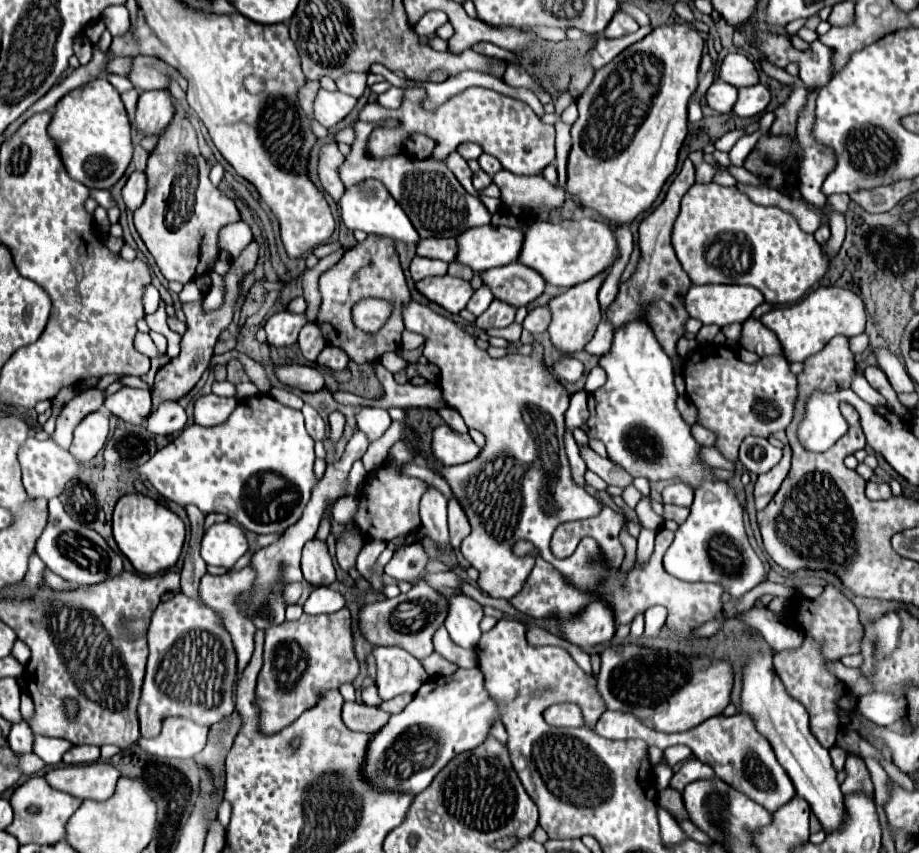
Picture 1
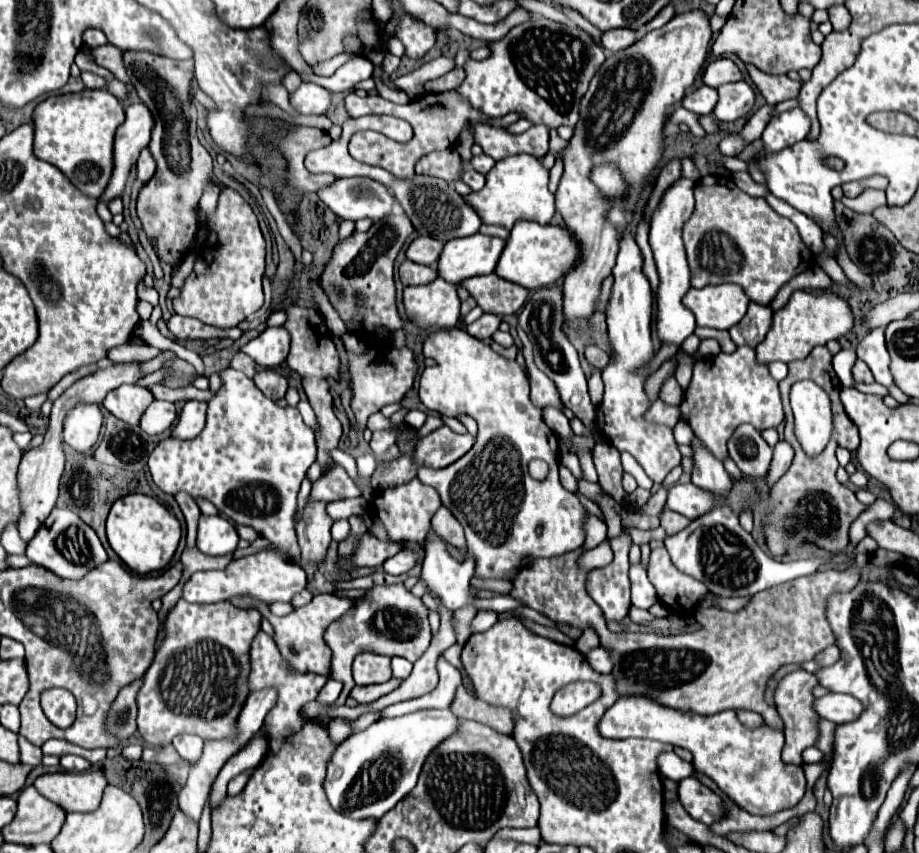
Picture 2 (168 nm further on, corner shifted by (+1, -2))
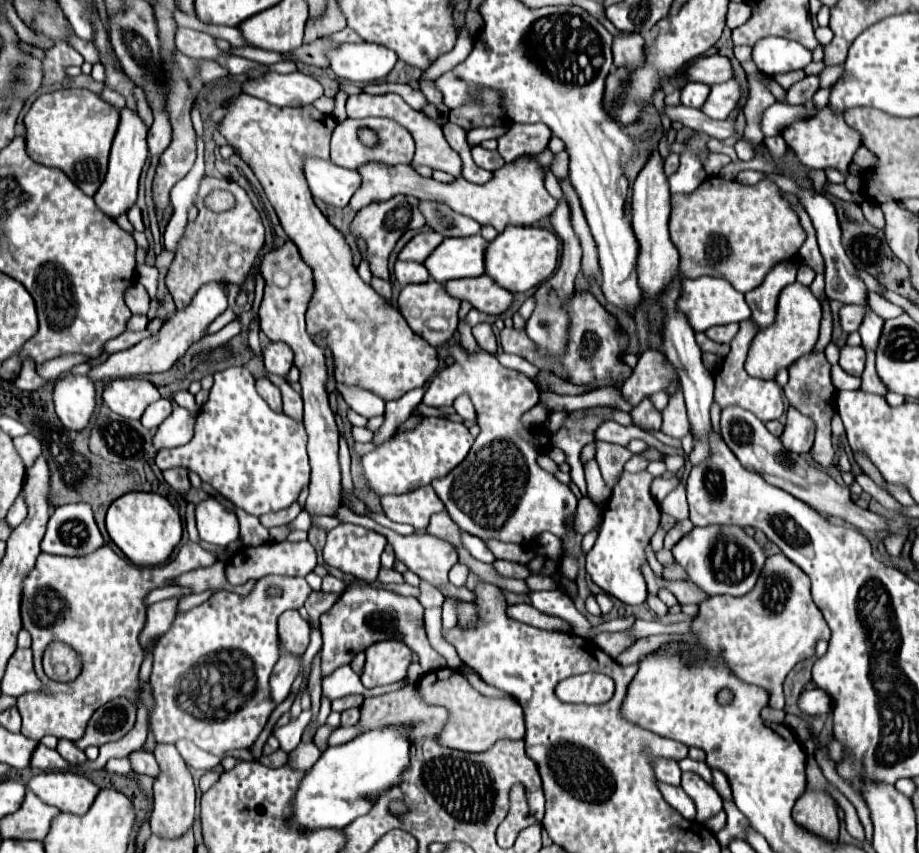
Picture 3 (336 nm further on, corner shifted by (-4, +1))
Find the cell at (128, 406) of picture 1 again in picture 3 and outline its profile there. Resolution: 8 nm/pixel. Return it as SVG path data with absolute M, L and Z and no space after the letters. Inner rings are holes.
M113 379L103 391L103 403L123 417L141 419L147 405L159 399L157 387L147 379Z

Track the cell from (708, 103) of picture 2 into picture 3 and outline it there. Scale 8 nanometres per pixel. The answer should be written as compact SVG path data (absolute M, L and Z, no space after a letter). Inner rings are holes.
M687 83L687 85L681 89L681 103L687 105L687 107L693 105L695 109L699 109L699 107L705 103L709 91L711 91L711 89L709 89L707 85L703 85L703 83Z

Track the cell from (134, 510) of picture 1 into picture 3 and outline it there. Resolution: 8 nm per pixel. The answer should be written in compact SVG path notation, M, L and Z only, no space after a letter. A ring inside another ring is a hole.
M125 493L115 499L107 511L107 533L111 541L135 565L163 565L175 545L181 541L181 517L173 505L157 493Z

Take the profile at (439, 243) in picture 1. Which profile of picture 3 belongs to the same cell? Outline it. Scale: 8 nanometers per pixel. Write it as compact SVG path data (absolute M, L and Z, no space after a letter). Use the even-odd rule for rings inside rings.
M433 230L421 231L401 249L397 259L423 263L441 241L443 241L443 235L439 235L439 233L435 233Z

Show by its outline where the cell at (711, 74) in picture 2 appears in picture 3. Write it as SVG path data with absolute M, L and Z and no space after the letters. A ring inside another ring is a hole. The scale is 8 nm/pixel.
M713 55L713 57L699 57L695 59L687 69L685 69L685 79L687 81L699 81L705 85L715 85L723 83L733 77L731 63L727 57Z

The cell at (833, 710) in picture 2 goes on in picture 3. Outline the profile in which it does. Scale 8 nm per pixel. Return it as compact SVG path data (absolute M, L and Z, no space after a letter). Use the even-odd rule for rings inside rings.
M805 689L797 699L797 707L805 715L825 715L831 711L831 697L823 689Z

